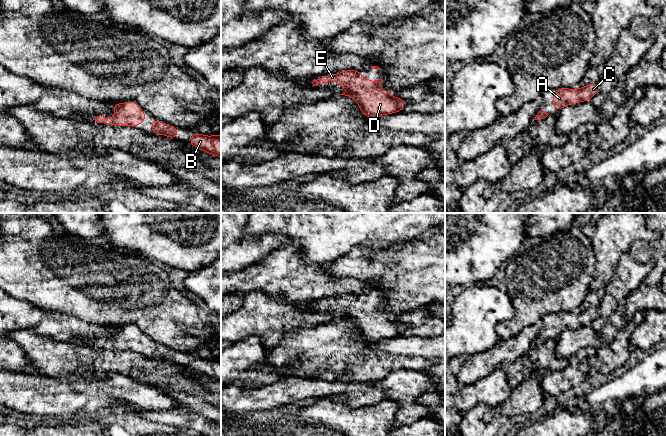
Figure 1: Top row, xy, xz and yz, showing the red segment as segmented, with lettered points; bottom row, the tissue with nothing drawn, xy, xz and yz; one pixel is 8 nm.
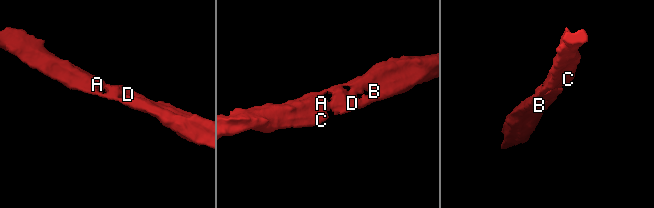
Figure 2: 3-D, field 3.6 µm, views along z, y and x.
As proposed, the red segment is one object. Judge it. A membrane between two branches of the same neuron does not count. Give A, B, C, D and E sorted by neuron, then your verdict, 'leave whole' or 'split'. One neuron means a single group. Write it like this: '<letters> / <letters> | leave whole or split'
A B C D E | leave whole

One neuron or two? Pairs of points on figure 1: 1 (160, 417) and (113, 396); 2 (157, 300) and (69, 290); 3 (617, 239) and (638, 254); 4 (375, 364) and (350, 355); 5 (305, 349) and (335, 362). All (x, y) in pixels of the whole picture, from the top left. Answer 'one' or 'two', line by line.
1: two
2: one
3: two
4: one
5: one

